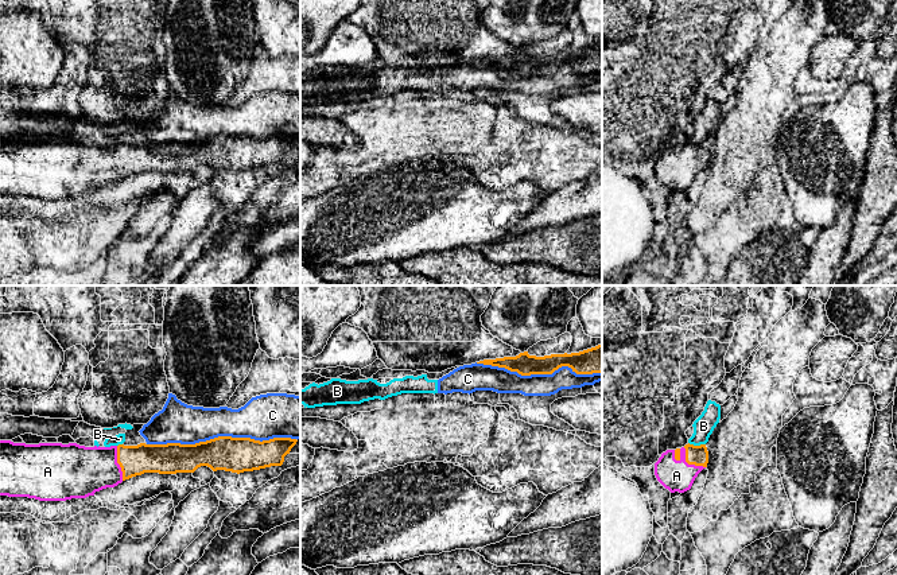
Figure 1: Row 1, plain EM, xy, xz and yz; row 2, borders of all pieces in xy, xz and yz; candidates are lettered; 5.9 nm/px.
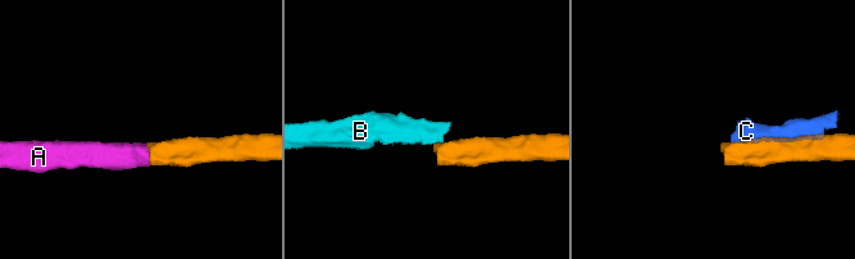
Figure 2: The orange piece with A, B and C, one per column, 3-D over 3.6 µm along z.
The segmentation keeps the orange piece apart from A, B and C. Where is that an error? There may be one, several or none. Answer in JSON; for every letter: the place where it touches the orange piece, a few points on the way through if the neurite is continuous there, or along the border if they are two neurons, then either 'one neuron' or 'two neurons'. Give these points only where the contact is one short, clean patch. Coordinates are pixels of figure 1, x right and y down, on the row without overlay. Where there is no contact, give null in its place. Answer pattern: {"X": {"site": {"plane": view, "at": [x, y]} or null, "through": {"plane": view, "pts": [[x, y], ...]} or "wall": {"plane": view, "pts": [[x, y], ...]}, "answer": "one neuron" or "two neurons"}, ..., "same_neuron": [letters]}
{"A": {"site": {"plane": "xy", "at": [117, 160]}, "through": {"plane": "xy", "pts": [[134, 159], [117, 160], [104, 166], [77, 170]]}, "answer": "one neuron"}, "B": {"site": {"plane": "yz", "at": [696, 144]}, "wall": {"plane": "yz", "pts": [[688, 140], [705, 143]]}, "answer": "two neurons"}, "C": {"site": {"plane": "xy", "at": [221, 135]}, "answer": "two neurons"}, "same_neuron": ["A"]}

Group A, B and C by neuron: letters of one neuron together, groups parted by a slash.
A / B C

